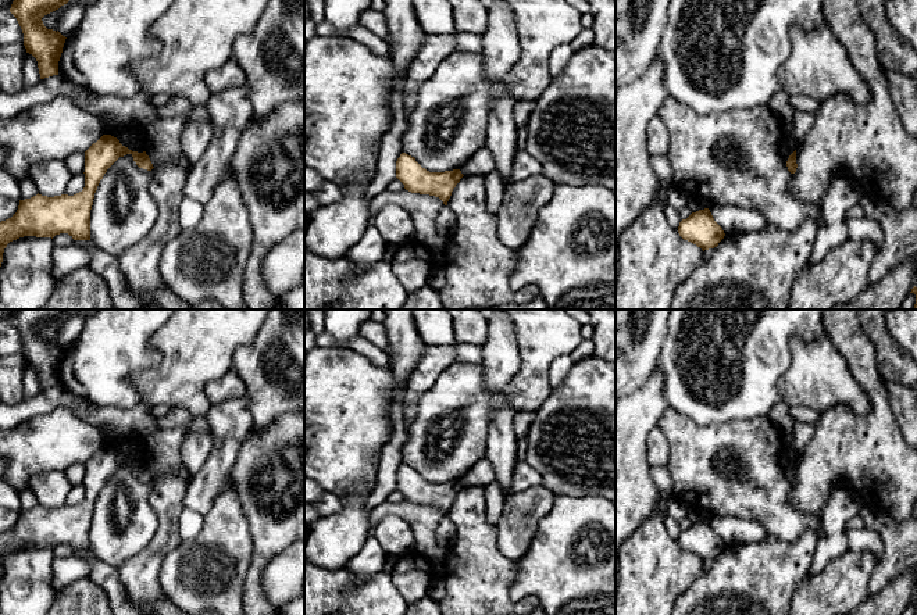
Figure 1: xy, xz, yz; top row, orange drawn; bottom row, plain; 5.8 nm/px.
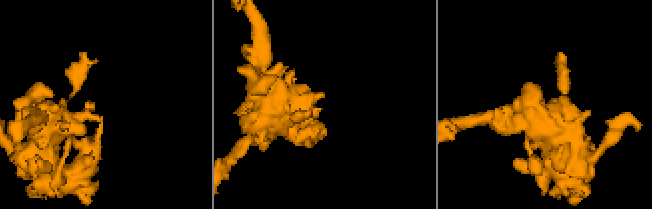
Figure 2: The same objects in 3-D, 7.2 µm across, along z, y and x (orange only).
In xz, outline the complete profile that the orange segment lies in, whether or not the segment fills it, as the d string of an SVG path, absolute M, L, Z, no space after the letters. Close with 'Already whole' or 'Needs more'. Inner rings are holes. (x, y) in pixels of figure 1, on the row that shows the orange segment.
M402 153L396 161L396 178L406 190L439 197L445 205L463 176L460 169L429 172L406 153Z. Already whole

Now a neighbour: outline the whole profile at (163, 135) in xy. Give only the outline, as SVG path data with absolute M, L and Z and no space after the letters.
M190 112L158 118L146 126L146 154L154 168L181 167L182 150L179 137L190 118Z

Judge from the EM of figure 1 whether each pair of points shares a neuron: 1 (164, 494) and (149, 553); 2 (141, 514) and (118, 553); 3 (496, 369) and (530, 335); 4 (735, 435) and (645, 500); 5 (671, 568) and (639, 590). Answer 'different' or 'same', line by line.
1: same
2: same
3: different
4: different
5: same

